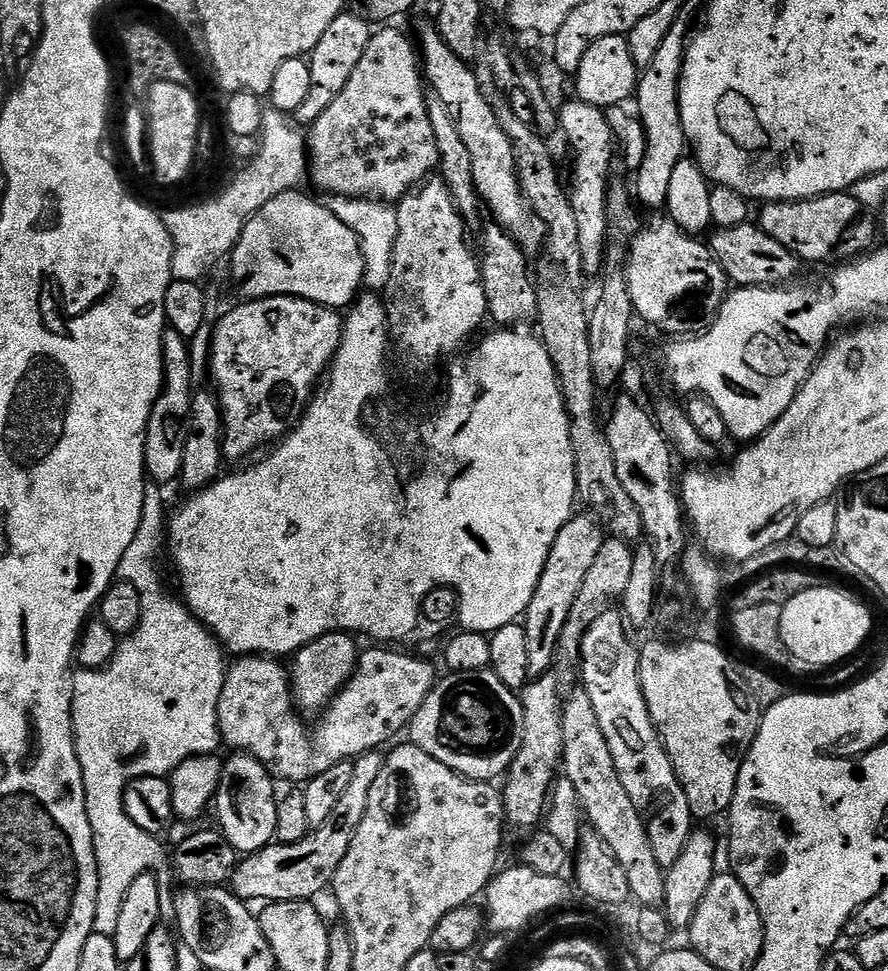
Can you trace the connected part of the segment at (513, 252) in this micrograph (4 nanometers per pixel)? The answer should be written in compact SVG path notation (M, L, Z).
M491 222L484 228L484 237L480 240L479 251L482 253L480 260L480 273L482 286L486 290L488 315L500 326L524 326L527 320L537 319L536 307L538 294L536 293L537 281L534 279L534 268L528 265L528 256L520 249L520 244L511 236L507 227Z

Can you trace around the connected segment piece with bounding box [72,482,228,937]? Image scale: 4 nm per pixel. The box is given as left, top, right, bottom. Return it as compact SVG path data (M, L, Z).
M148 482L144 485L144 505L142 506L142 522L138 522L138 534L134 534L134 542L130 542L126 554L122 554L119 575L127 583L133 584L142 598L142 618L140 625L132 631L129 636L123 637L117 643L114 658L104 668L85 668L77 671L72 677L72 733L76 743L76 753L78 762L82 766L82 782L84 783L84 793L86 794L86 810L90 818L92 827L92 837L94 838L94 850L96 851L96 861L98 862L98 902L94 906L94 930L100 934L113 936L118 930L118 917L122 914L122 902L126 902L126 893L130 891L130 885L134 878L138 878L145 872L145 865L152 864L156 858L156 847L158 840L153 833L142 830L142 826L134 826L130 814L124 805L124 791L128 783L134 778L143 776L163 776L167 777L182 762L191 760L193 756L207 756L217 751L216 747L221 747L220 723L218 722L218 700L222 698L222 686L226 682L226 660L224 664L225 649L219 640L193 616L188 605L183 599L171 596L164 589L164 584L160 581L160 568L156 565L156 559L166 552L166 512L164 516L164 500L160 497L161 485L156 482Z

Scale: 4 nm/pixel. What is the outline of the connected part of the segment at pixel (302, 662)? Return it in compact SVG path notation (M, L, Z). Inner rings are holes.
M327 632L291 657L292 694L301 713L323 713L328 703L344 689L346 682L356 673L356 664L360 661L362 648L356 645L356 640L355 635L347 632Z

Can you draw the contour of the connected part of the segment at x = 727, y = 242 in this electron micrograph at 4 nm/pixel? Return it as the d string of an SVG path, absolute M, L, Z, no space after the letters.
M755 223L739 224L736 228L722 228L713 231L711 236L712 257L720 263L733 285L763 288L784 286L797 279L796 271L802 267L801 261L790 249L782 246L782 242L763 232Z

